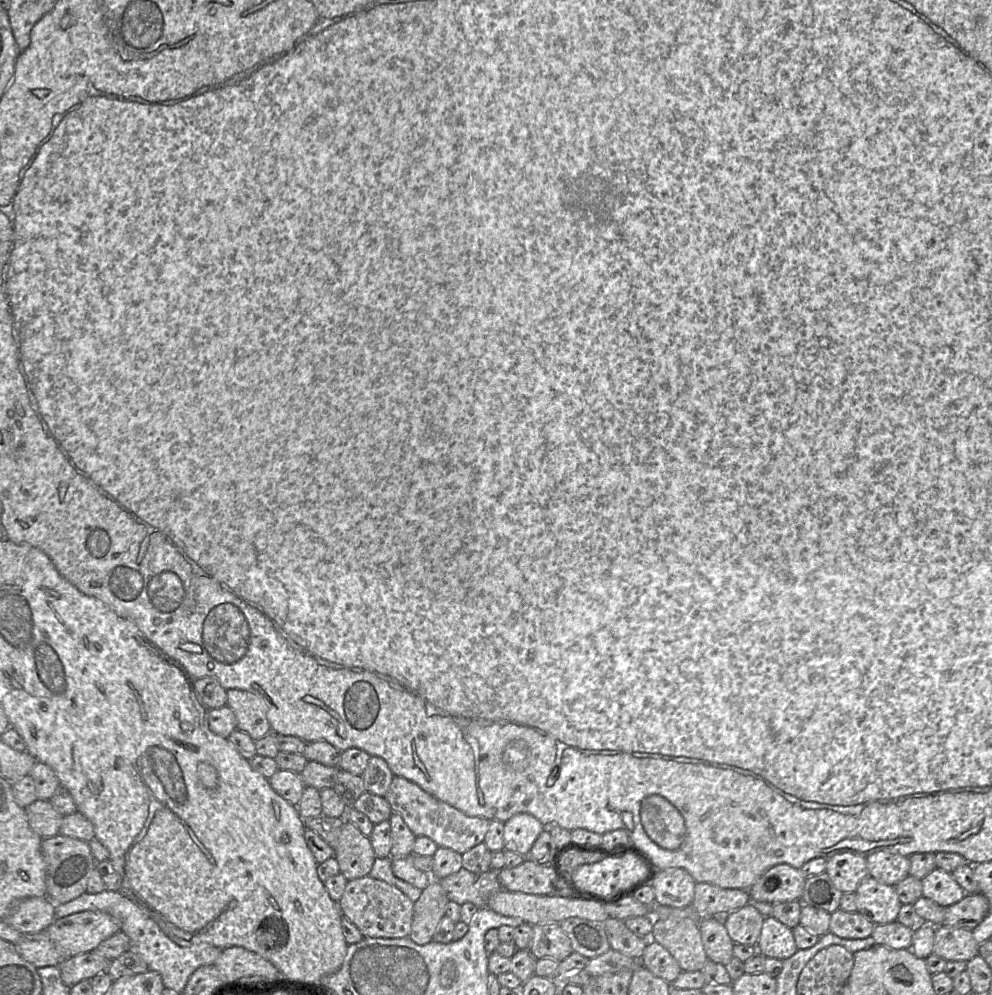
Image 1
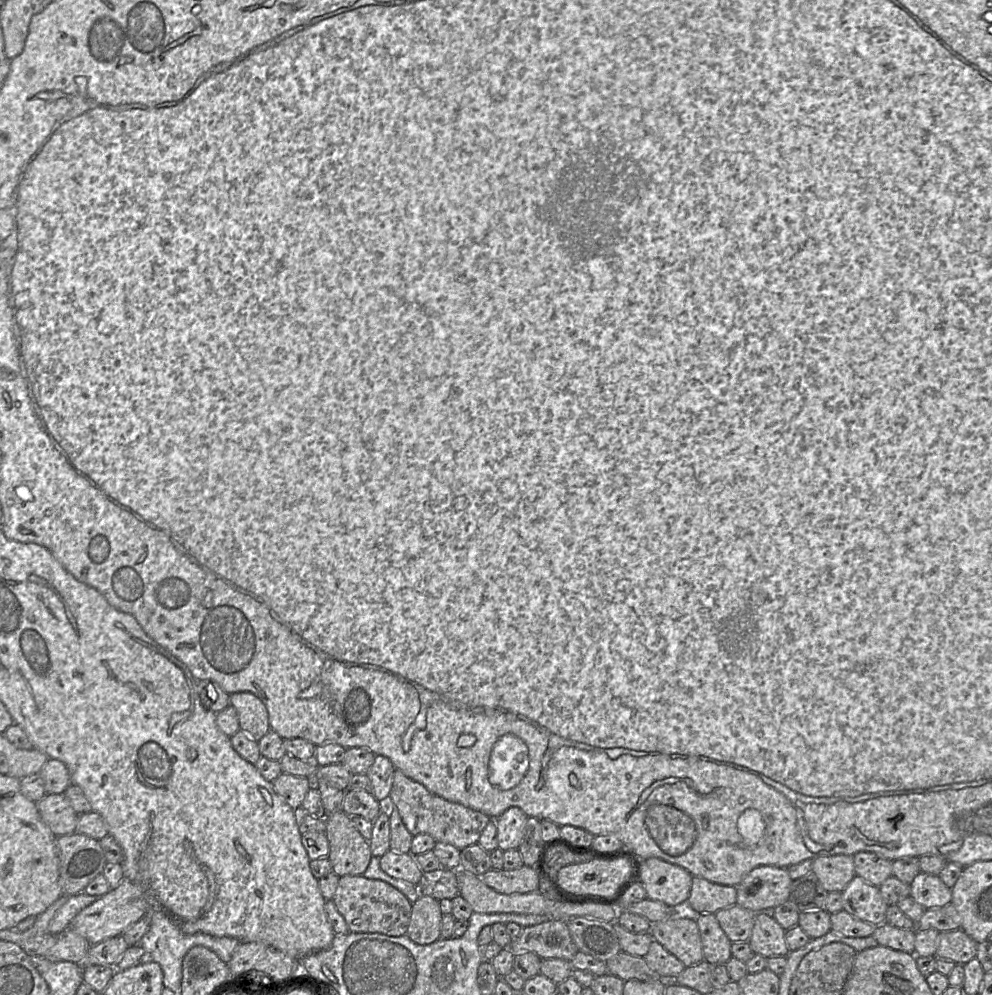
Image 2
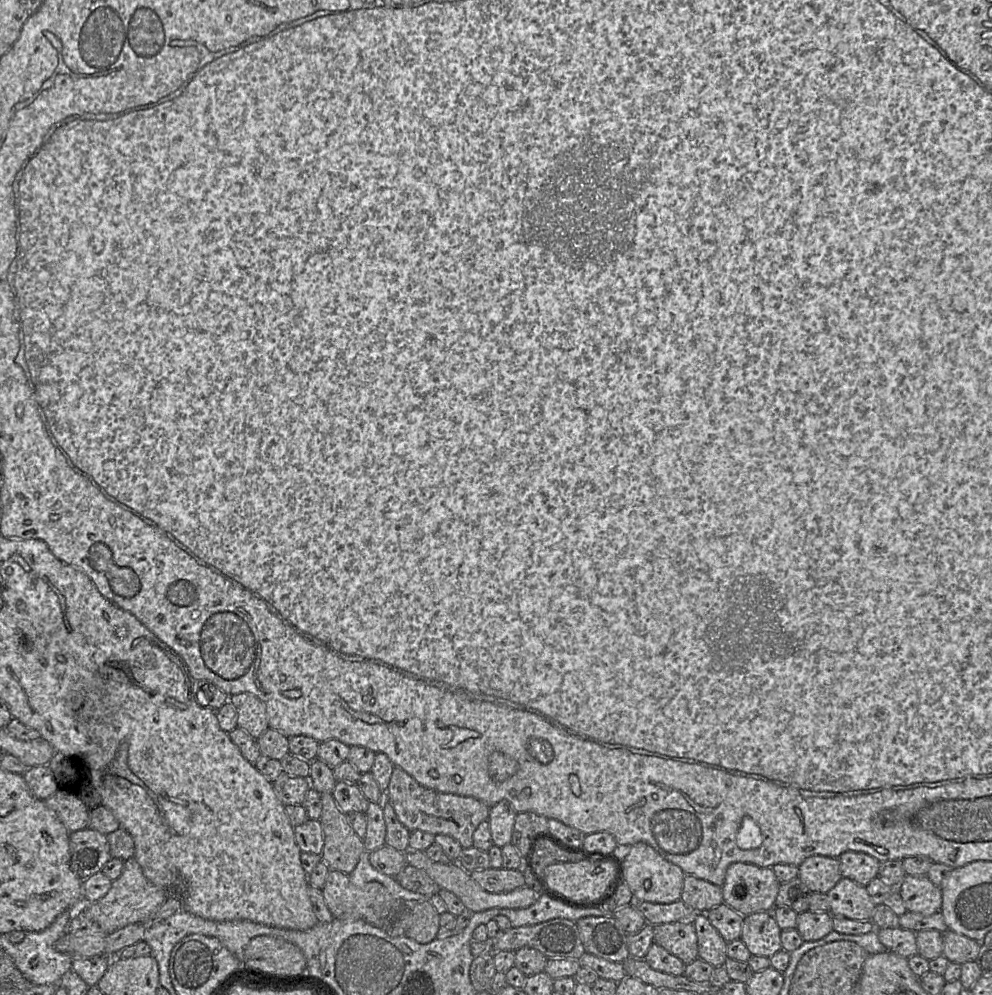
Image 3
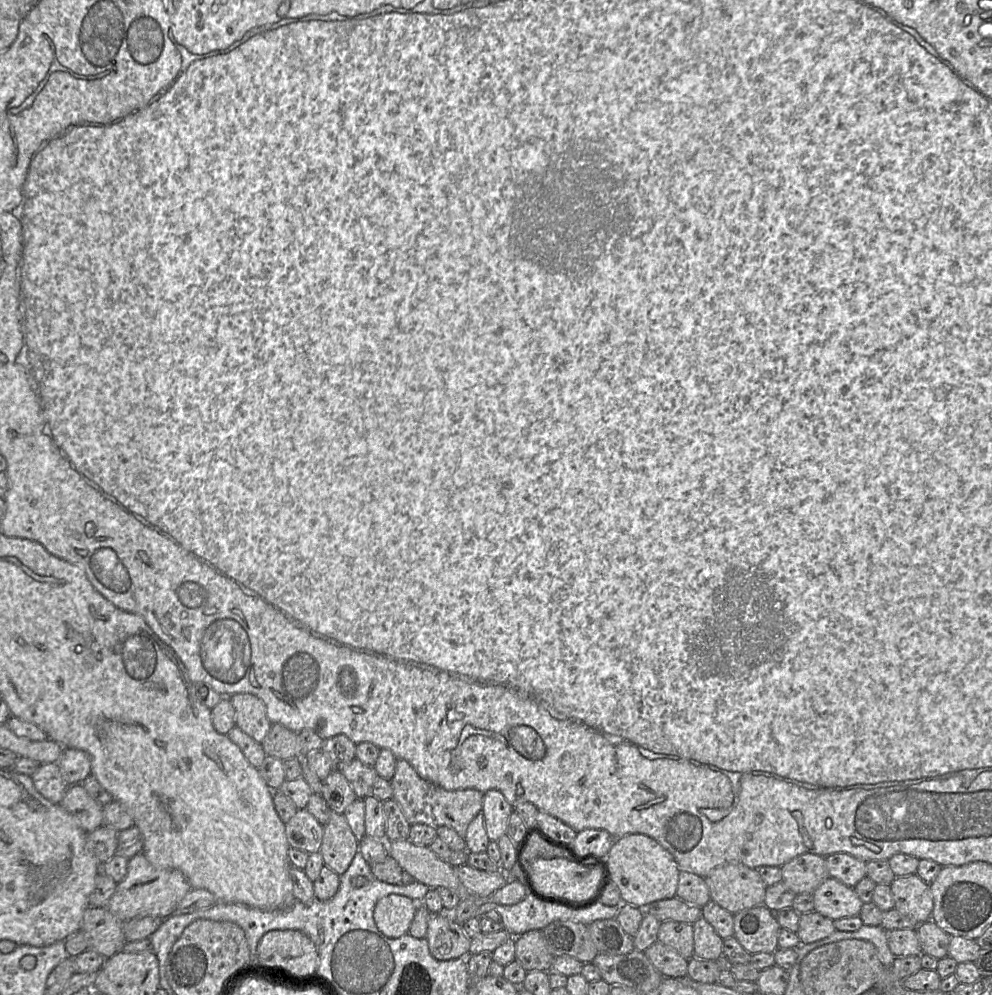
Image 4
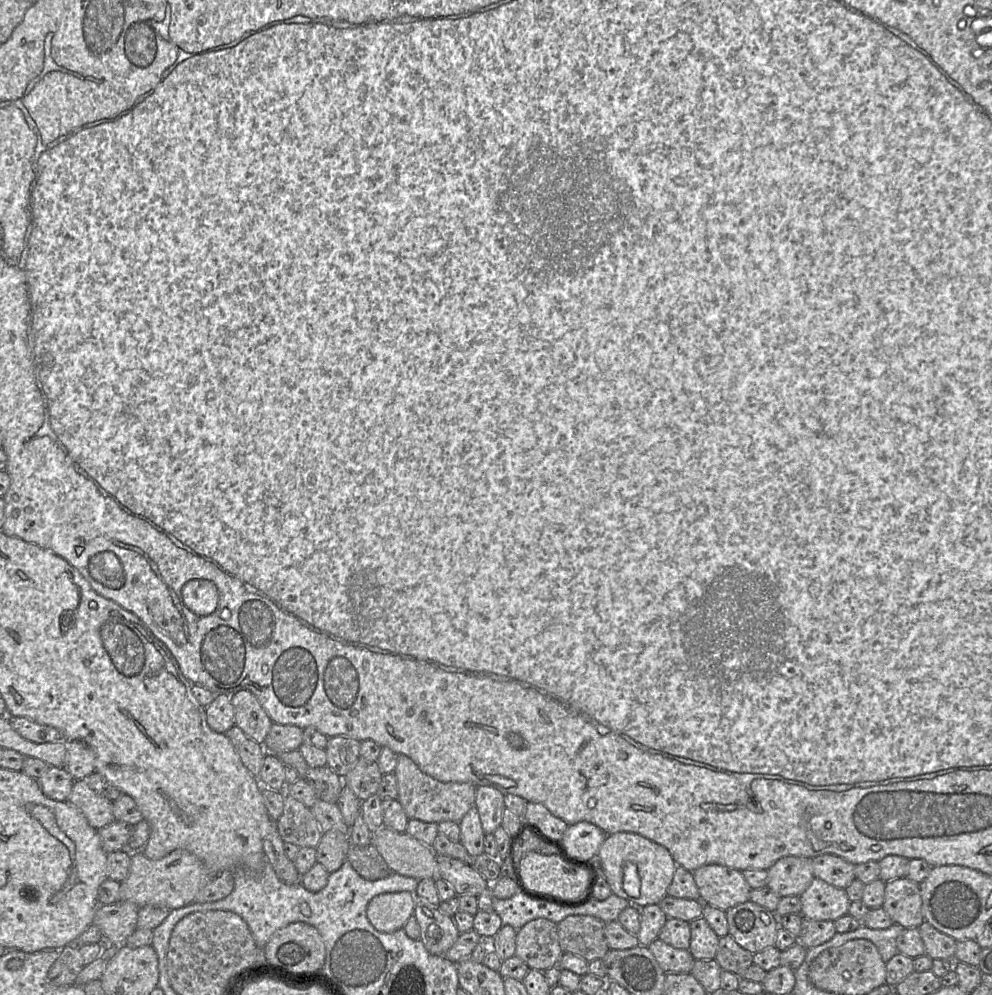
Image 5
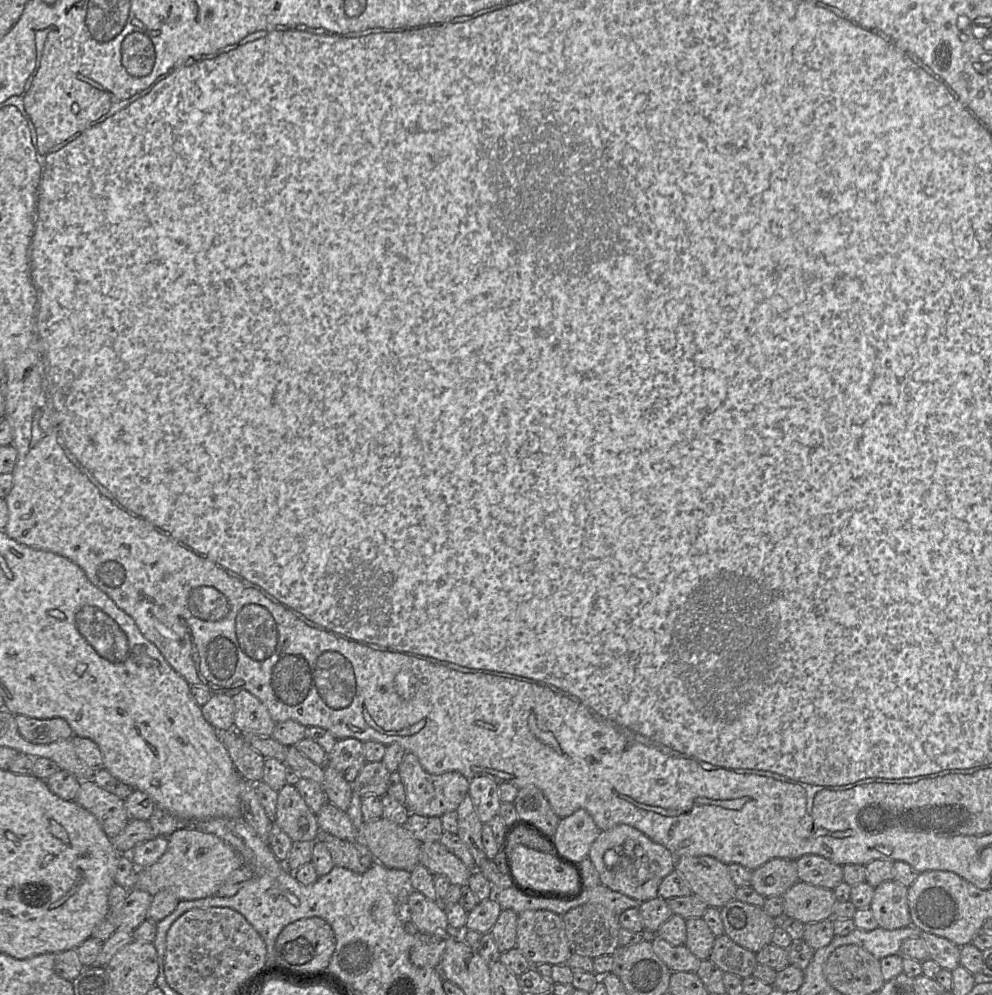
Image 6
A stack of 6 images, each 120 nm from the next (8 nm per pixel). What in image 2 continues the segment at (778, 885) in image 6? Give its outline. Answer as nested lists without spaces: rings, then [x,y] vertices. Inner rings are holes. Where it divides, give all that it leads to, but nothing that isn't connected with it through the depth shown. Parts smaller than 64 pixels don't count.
[[[853,856],[818,857],[812,862],[812,872],[827,892],[842,892],[855,877]]]

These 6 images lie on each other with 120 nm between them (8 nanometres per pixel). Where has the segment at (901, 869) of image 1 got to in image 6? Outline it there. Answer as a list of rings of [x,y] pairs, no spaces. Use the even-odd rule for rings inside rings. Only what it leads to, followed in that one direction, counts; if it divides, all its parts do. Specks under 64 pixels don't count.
[[[807,854],[796,860],[800,881],[833,890],[843,882],[843,868],[820,855]]]

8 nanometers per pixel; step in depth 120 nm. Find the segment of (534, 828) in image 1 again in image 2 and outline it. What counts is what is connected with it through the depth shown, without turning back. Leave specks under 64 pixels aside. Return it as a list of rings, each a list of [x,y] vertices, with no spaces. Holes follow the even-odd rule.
[[[511,807],[496,821],[498,848],[502,851],[518,849],[522,842],[528,816],[518,807]]]

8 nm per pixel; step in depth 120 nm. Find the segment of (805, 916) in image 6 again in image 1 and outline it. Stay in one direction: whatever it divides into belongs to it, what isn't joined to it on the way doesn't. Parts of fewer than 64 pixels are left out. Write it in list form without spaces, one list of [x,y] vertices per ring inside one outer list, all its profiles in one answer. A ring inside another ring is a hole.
[[[867,876],[855,891],[857,912],[875,925],[897,920],[902,906],[894,886],[886,885]]]

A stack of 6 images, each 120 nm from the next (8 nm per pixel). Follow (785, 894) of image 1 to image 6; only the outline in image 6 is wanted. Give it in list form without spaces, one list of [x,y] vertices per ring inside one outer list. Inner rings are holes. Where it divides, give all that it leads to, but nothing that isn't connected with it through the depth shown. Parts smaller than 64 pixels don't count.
[[[682,856],[676,859],[675,870],[683,877],[692,894],[704,901],[708,907],[721,909],[735,899],[735,885],[728,866],[711,856]]]

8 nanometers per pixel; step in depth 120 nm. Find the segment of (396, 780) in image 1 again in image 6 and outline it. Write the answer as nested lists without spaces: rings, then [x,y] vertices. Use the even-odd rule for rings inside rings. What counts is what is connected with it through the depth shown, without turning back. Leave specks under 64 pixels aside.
[[[406,752],[397,772],[405,789],[405,805],[410,813],[441,817],[445,813],[456,811],[461,801],[468,794],[470,780],[463,774],[456,771],[442,774],[428,773],[420,764],[417,756],[411,752]]]

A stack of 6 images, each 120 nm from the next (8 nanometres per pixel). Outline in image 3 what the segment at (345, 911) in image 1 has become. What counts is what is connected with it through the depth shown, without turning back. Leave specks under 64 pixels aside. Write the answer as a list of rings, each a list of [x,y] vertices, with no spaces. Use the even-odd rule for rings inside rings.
[[[329,870],[322,893],[335,919],[361,919],[382,930],[389,929],[404,908],[404,902],[391,894],[381,883],[372,881],[357,887],[351,883],[347,874],[339,870]]]

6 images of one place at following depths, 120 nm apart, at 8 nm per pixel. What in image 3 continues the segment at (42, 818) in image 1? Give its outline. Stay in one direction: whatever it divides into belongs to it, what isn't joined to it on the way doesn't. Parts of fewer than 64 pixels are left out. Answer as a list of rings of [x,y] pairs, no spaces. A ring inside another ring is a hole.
[[[58,789],[43,801],[56,814],[69,832],[88,827],[90,809],[78,797],[74,789]]]

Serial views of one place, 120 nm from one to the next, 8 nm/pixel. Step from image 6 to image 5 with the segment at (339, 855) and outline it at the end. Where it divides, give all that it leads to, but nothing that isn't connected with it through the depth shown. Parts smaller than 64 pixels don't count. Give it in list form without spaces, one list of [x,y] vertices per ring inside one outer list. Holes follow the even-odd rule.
[[[351,844],[347,861],[361,877],[369,881],[384,879],[394,873],[373,844]]]

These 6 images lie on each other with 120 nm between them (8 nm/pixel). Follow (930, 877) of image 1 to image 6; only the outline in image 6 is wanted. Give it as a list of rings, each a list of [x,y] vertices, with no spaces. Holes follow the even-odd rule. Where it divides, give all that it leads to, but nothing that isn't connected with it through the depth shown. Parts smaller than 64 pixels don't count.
[[[894,879],[874,888],[870,909],[878,927],[894,930],[911,925],[908,887]]]

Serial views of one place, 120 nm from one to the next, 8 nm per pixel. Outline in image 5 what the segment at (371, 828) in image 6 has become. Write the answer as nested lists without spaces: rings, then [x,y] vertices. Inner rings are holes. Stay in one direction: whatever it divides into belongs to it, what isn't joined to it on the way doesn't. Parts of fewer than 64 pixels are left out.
[[[383,826],[374,832],[372,844],[394,873],[417,880],[439,878],[437,854],[430,846],[406,832]]]

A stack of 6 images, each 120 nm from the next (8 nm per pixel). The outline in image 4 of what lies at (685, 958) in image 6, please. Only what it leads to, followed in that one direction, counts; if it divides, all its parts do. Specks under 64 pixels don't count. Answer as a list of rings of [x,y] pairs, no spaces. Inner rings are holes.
[[[659,941],[653,943],[644,953],[662,977],[687,976],[688,960]]]

